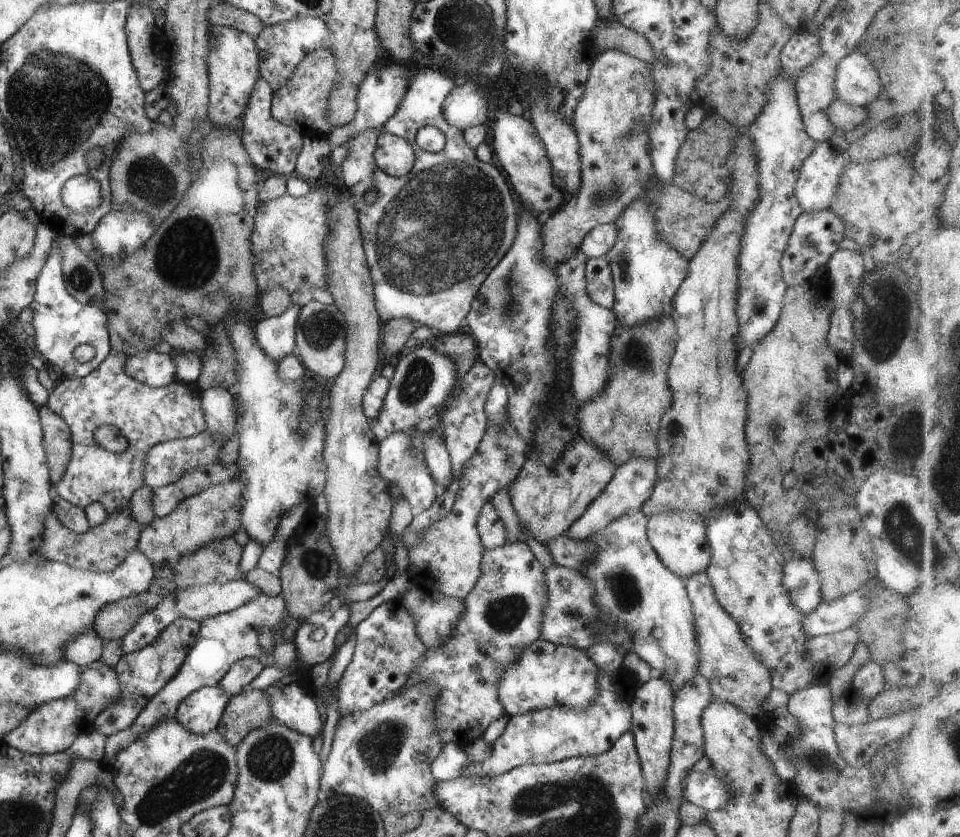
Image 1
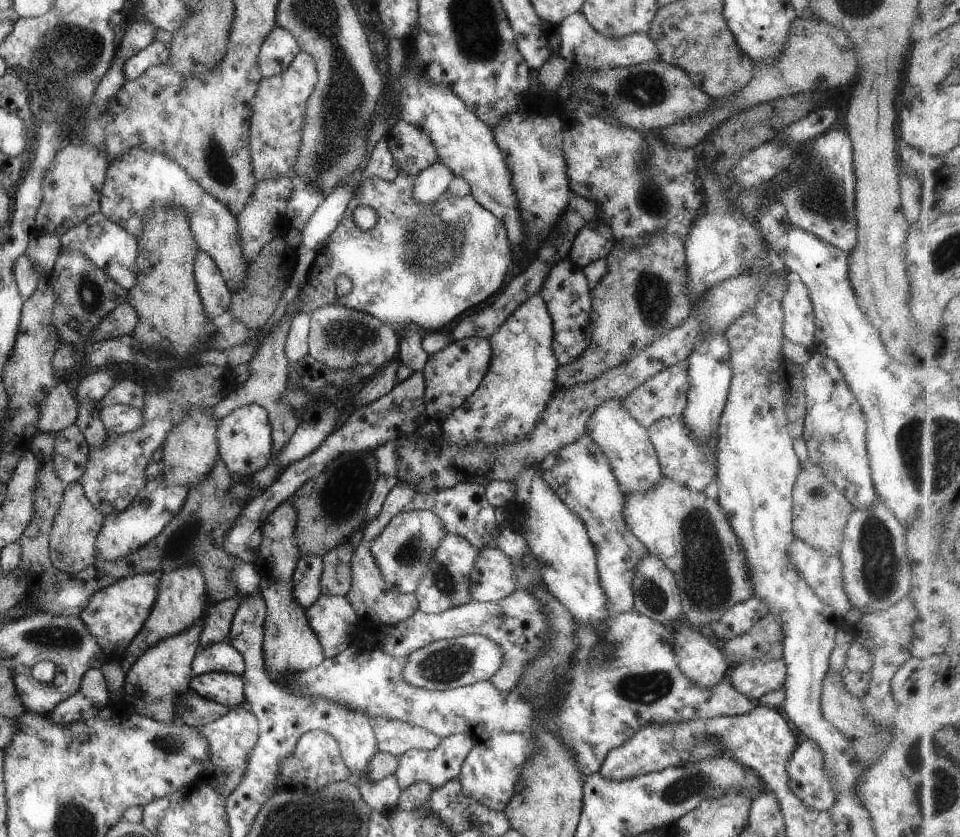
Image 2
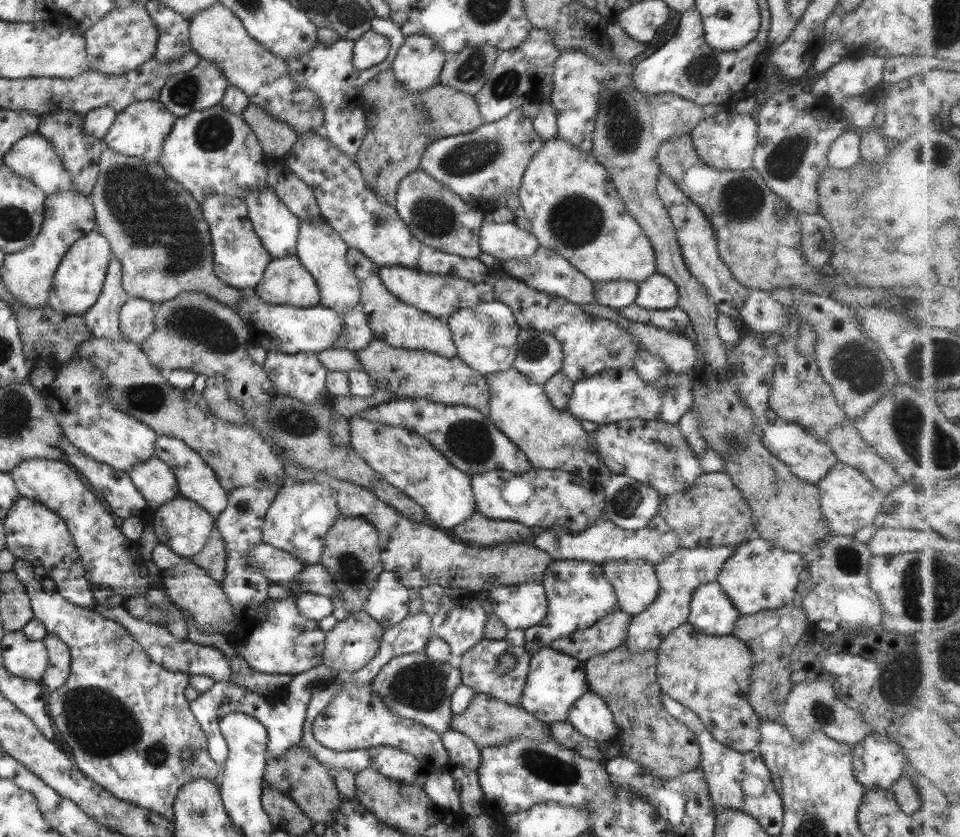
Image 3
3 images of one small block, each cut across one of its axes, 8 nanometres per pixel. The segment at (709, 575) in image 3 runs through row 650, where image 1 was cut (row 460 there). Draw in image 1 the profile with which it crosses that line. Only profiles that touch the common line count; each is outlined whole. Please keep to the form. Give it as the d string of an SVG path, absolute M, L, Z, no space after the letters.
M631 457L614 470L611 480L603 487L599 496L594 498L583 514L566 528L564 535L576 541L589 539L595 531L600 531L616 518L627 517L629 514L639 511L641 505L651 496L655 479L656 461Z

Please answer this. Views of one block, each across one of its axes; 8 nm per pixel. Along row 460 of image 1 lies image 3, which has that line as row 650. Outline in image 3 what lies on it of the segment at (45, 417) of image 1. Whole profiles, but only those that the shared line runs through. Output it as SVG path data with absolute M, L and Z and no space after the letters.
M46 634L42 638L48 654L48 663L39 680L49 691L57 690L69 676L69 649L54 634Z

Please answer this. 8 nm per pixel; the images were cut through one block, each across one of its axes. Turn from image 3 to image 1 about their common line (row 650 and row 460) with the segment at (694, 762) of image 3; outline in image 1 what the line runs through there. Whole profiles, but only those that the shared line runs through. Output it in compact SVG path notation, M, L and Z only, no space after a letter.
M660 314L630 327L615 324L609 343L608 380L596 397L577 408L575 416L576 434L595 448L607 448L611 452L625 448L625 458L611 460L616 468L631 457L656 460L658 422L672 401L667 367L676 340L675 325L670 315Z

